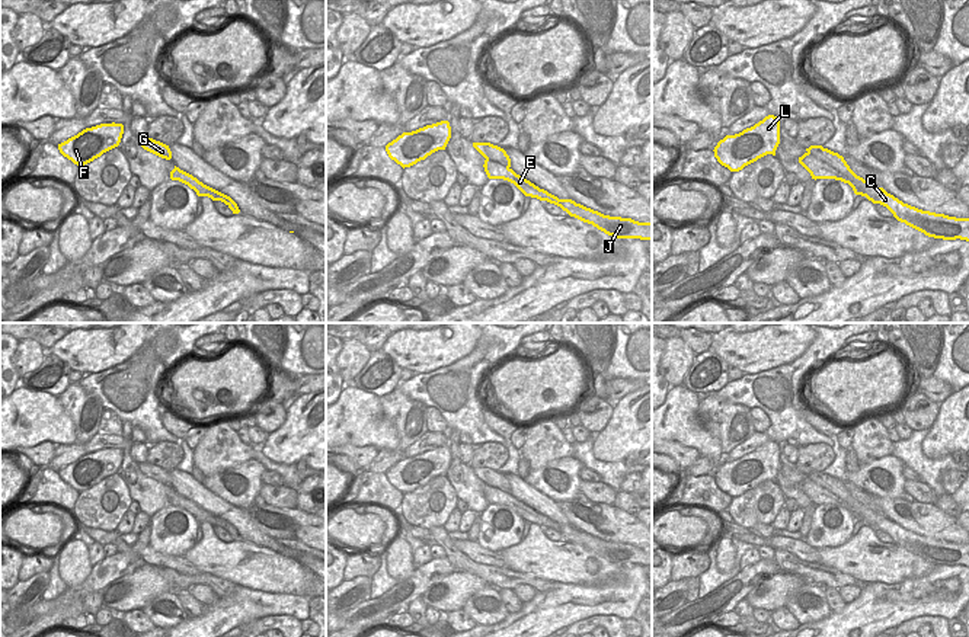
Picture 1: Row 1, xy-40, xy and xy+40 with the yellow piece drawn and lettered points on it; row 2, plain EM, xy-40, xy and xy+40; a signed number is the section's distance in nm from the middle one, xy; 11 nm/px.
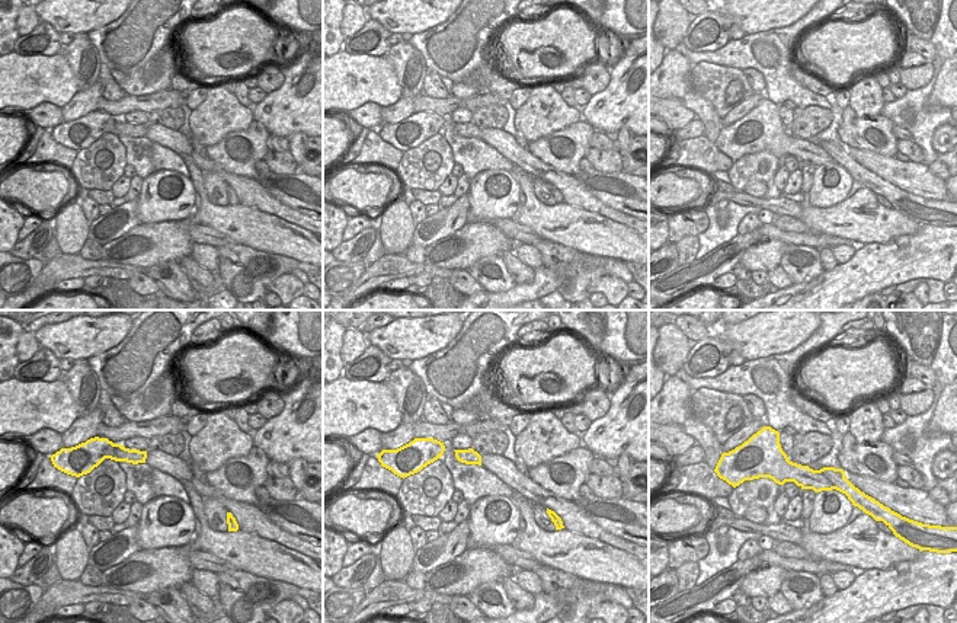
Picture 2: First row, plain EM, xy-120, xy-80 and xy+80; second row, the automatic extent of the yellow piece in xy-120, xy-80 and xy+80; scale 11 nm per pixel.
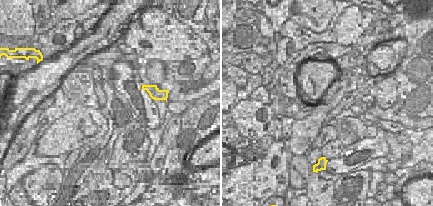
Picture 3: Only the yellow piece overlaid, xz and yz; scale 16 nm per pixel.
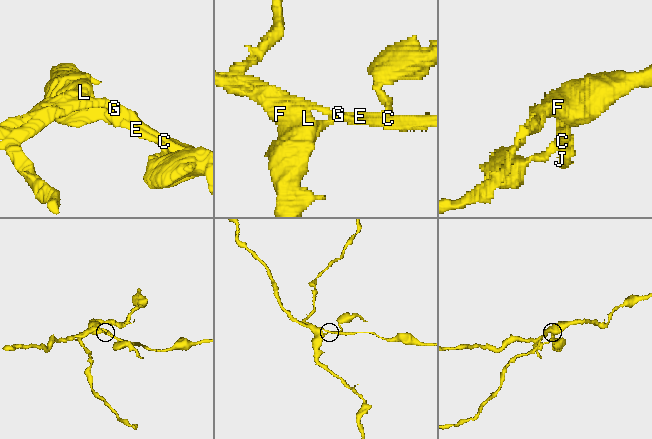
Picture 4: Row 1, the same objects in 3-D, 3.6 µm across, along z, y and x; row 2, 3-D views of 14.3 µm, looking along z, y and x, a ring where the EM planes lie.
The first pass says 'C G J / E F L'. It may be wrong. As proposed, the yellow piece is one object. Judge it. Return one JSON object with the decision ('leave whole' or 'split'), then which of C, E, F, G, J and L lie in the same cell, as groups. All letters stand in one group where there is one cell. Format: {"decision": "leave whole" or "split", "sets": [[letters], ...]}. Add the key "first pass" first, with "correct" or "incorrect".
{"first pass": "correct", "decision": "split", "sets": [["C", "G", "J"], ["E", "F", "L"]]}

